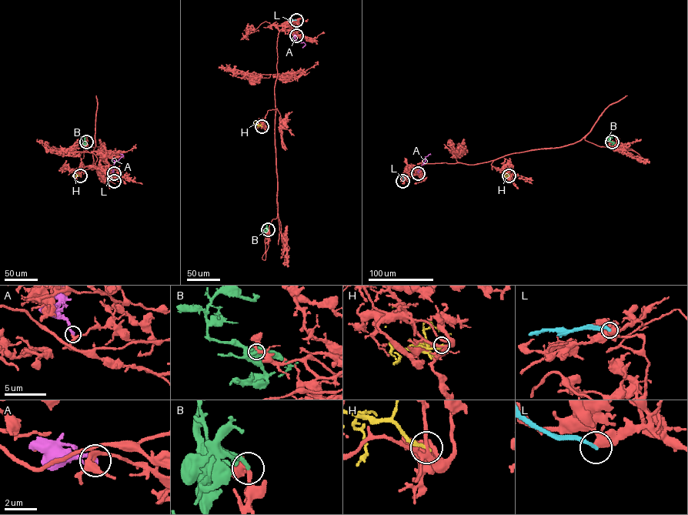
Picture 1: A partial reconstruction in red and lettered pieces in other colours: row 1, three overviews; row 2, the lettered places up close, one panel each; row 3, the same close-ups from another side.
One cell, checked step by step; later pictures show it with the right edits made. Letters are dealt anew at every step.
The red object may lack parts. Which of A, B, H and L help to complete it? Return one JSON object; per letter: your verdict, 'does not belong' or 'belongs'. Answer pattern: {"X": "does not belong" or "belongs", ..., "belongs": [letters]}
{"A": "does not belong", "B": "belongs", "H": "does not belong", "L": "does not belong", "belongs": ["B"]}

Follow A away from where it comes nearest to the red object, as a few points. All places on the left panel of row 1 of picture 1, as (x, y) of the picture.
A: (114, 173), (111, 168), (114, 162), (123, 156), (120, 153)

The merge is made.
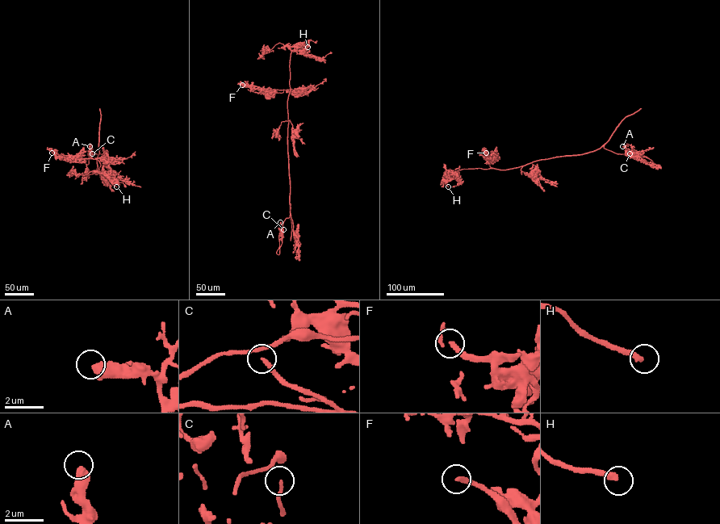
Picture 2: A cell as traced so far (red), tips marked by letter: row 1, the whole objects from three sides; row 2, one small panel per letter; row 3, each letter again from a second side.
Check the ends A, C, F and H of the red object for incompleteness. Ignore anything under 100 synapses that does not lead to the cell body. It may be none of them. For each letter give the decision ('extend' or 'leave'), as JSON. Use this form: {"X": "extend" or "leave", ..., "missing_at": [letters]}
{"A": "leave", "C": "extend", "F": "extend", "H": "extend", "missing_at": ["C", "F", "H"]}

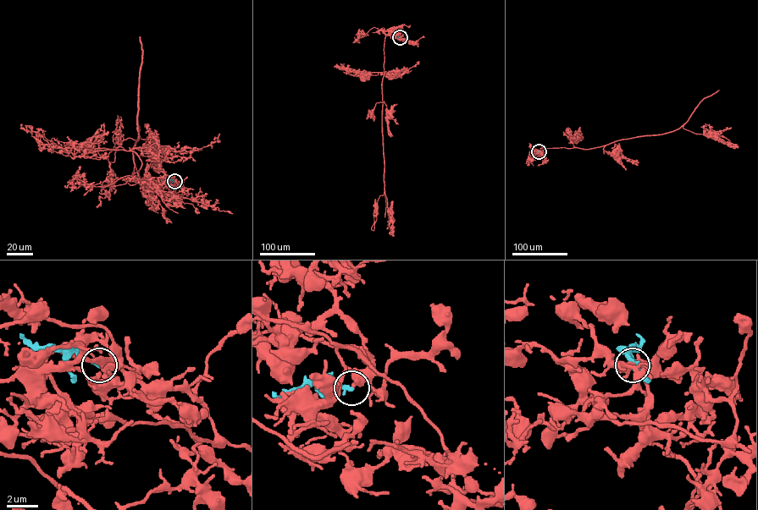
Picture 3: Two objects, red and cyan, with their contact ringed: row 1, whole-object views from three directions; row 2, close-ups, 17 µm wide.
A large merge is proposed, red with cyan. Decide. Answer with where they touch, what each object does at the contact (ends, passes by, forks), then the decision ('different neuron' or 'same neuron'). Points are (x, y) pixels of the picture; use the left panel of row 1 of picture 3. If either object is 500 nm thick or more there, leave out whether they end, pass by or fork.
(174, 181) | red ends | cyan ends | different neuron

